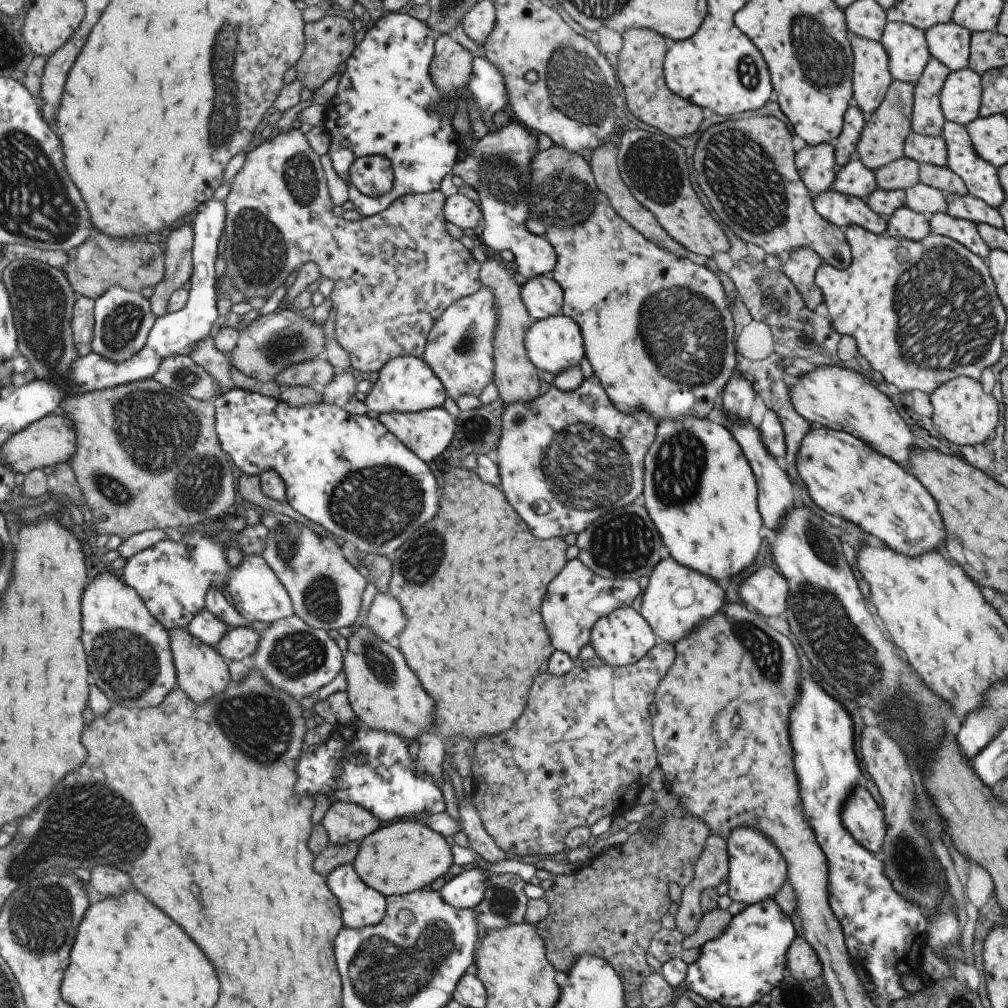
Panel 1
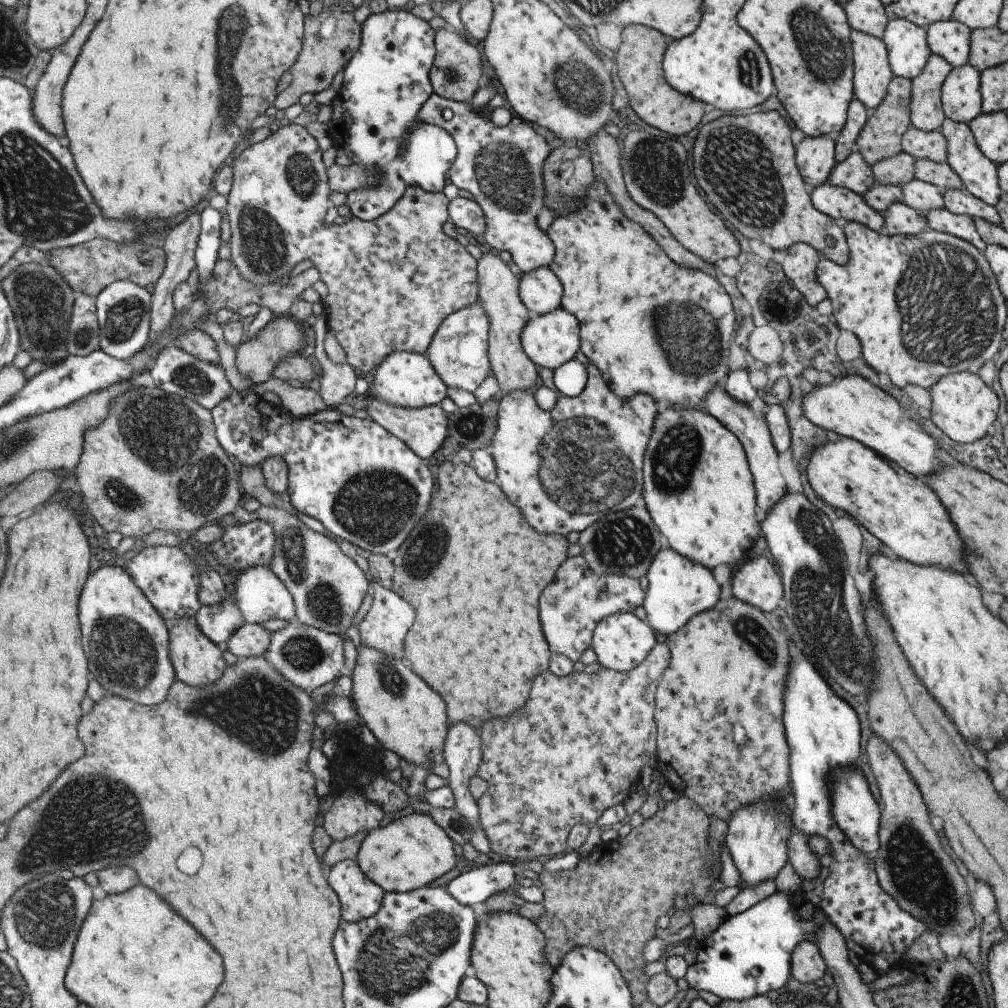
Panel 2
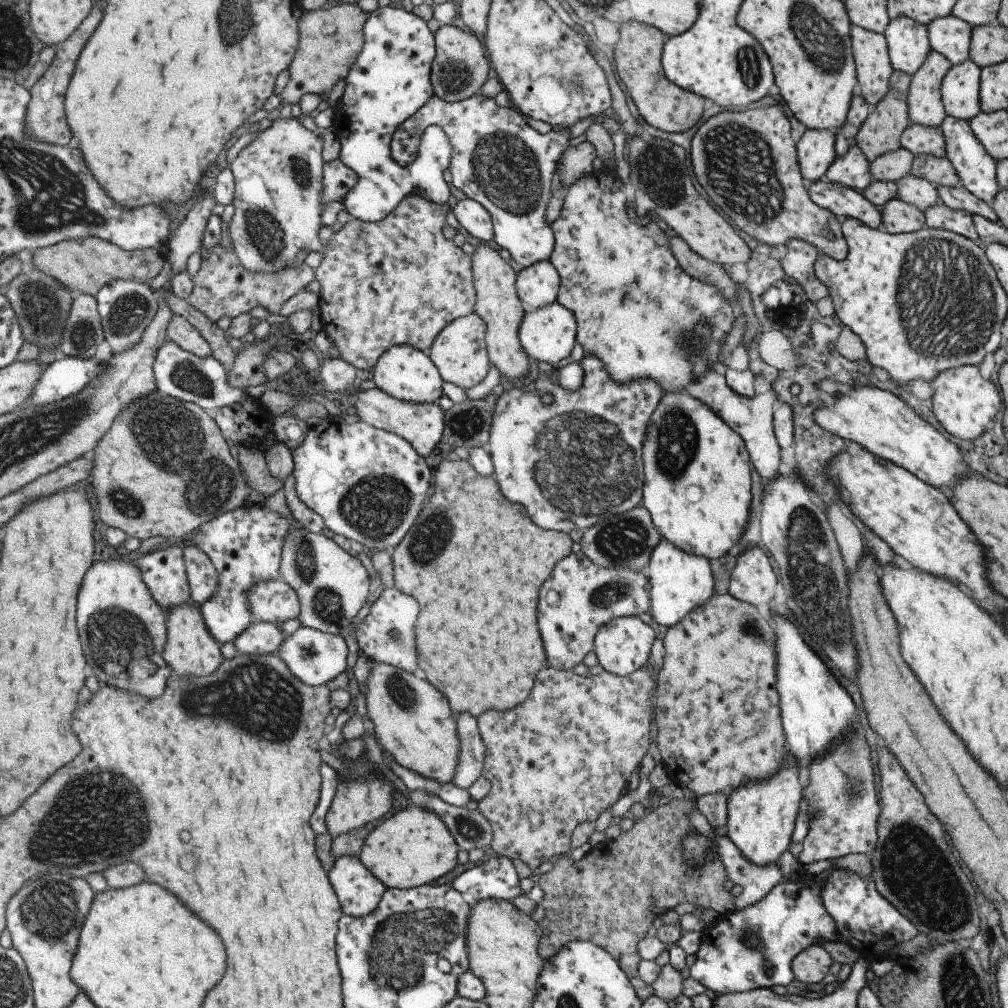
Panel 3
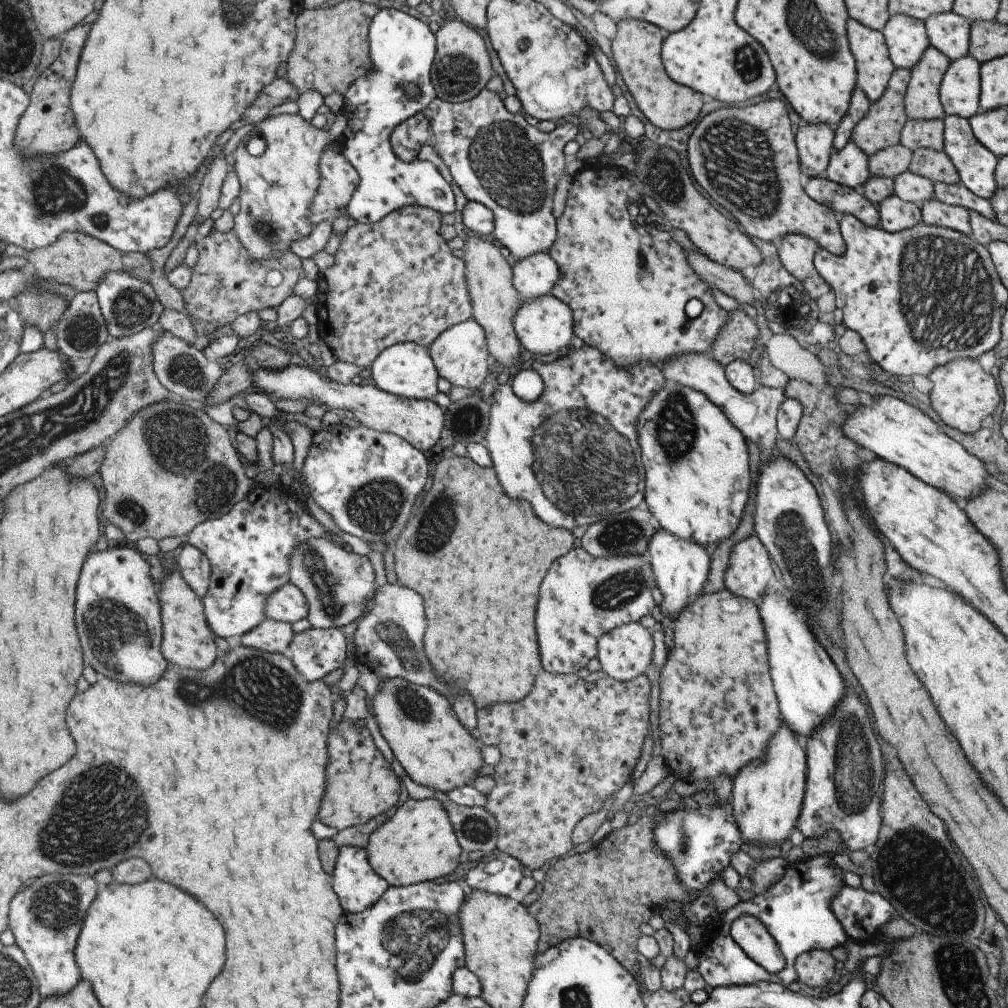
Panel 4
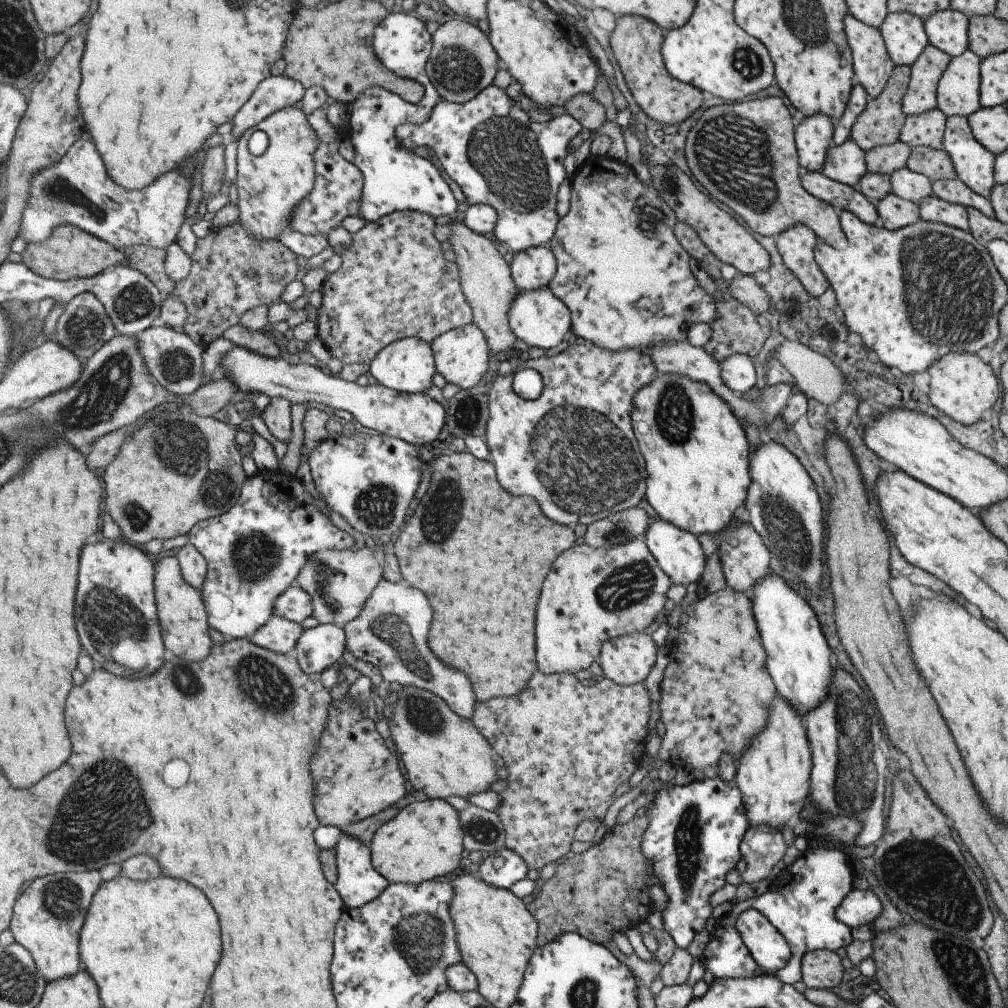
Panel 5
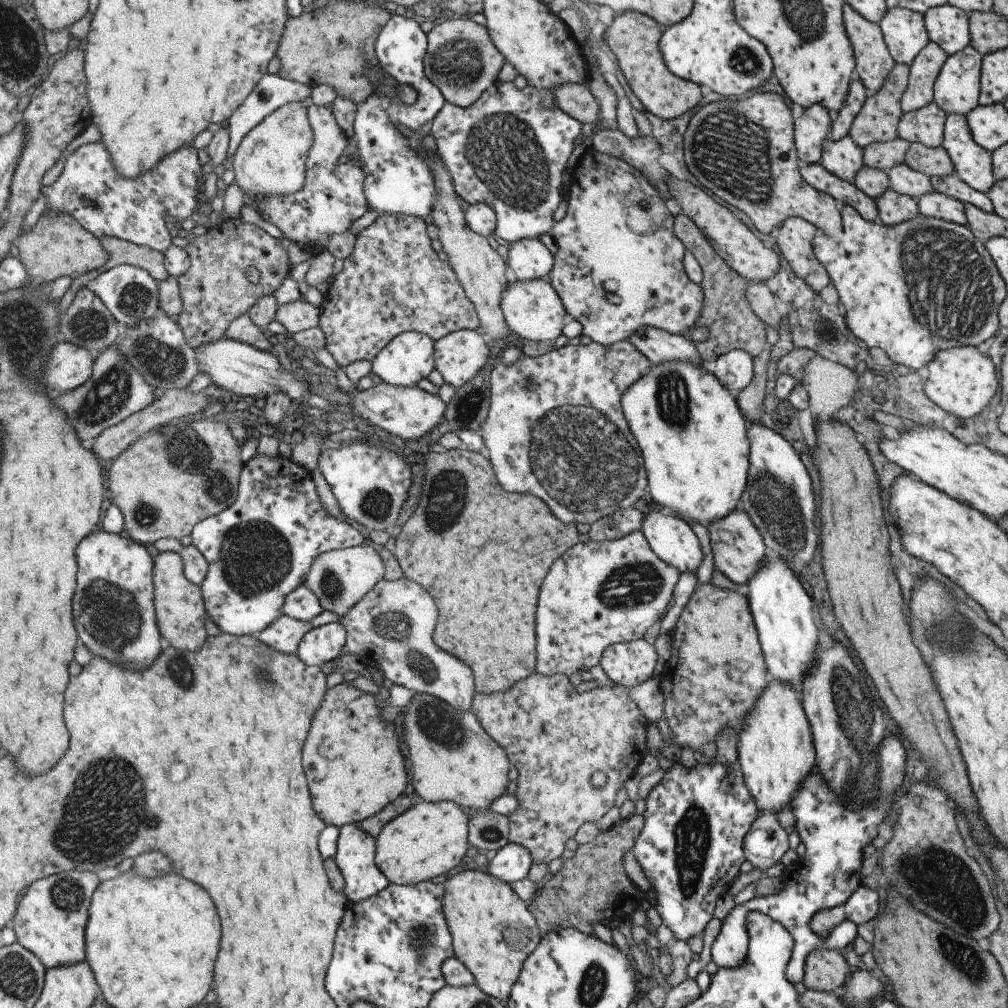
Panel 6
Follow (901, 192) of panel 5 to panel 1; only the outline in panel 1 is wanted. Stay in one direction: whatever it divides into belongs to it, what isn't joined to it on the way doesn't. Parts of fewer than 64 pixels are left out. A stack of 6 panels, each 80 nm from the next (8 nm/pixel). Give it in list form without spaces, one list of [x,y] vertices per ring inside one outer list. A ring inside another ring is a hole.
[[[915,183],[904,190],[904,205],[918,213],[930,216],[946,212],[945,194],[936,188]]]

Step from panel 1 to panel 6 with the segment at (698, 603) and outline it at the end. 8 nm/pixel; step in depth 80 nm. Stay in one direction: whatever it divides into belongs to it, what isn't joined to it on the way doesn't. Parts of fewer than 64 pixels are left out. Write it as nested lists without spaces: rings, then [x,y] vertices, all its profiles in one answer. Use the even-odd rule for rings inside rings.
[[[650,510],[644,514],[640,531],[648,547],[664,563],[675,567],[680,573],[695,571],[701,561],[697,536],[684,520]]]

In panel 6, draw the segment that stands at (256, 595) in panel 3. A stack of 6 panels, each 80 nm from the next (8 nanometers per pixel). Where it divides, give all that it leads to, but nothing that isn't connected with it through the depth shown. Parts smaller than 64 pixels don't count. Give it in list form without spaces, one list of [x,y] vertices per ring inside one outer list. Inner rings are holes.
[[[305,584],[294,588],[294,590],[286,596],[286,600],[282,606],[283,615],[300,621],[309,621],[322,611],[317,597]]]

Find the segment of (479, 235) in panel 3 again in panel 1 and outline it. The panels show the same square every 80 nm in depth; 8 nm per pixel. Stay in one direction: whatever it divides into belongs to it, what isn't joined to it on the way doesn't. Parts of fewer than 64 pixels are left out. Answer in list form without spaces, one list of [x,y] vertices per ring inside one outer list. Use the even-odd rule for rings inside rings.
[[[458,193],[444,200],[443,214],[446,221],[455,224],[461,230],[475,228],[482,218],[481,211],[473,201]]]

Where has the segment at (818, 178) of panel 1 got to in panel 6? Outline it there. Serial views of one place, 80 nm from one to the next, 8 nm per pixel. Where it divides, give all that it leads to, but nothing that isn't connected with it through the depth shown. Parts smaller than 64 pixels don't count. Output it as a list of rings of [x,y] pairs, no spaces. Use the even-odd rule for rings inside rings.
[[[815,103],[810,107],[805,107],[801,116],[794,120],[794,145],[799,160],[803,160],[803,162],[806,162],[807,164],[819,163],[820,150],[823,140],[828,136],[831,117],[832,115],[829,114],[823,105]]]

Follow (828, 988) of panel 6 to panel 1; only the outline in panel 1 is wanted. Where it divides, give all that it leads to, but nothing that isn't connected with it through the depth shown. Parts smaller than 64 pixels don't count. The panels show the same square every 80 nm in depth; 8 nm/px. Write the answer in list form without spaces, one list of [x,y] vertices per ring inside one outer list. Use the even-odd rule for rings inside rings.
[[[795,936],[786,952],[787,974],[796,981],[807,981],[822,975],[822,966],[811,945]]]

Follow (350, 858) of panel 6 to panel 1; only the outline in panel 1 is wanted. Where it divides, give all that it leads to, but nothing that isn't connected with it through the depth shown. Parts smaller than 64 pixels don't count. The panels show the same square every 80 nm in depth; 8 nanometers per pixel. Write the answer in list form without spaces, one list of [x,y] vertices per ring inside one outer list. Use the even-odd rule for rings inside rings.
[[[345,863],[334,868],[327,876],[327,888],[339,902],[345,926],[356,929],[372,925],[383,916],[386,897],[367,886],[352,864]]]

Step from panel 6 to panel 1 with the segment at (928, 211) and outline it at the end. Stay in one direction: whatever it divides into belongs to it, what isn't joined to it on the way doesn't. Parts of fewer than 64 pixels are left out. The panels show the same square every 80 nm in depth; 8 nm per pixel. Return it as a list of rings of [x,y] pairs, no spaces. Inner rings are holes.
[[[946,212],[933,213],[927,219],[931,233],[952,238],[985,260],[989,248],[981,240],[976,229],[977,224],[965,219],[953,218]]]

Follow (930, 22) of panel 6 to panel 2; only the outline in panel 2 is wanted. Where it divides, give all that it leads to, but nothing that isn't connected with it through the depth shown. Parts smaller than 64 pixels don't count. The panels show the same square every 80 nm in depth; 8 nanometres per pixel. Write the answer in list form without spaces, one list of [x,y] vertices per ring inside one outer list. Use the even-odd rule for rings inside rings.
[[[953,18],[935,21],[926,29],[926,43],[934,55],[953,67],[968,62],[971,29]]]

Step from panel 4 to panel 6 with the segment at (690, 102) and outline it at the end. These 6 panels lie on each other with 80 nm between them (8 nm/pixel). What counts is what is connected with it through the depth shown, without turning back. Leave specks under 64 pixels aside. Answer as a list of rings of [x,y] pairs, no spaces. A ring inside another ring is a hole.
[[[623,12],[613,16],[603,39],[615,55],[627,86],[643,109],[657,116],[659,120],[675,120],[679,114],[683,114],[699,102],[701,90],[698,84],[690,80],[681,80],[669,72],[658,48],[661,32],[662,28],[651,18],[637,12]]]

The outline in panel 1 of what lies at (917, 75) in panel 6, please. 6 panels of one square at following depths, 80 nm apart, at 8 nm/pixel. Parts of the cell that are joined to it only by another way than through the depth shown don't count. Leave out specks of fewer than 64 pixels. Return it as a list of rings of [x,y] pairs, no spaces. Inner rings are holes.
[[[933,57],[927,61],[912,94],[910,130],[925,136],[940,134],[946,121],[940,109],[940,90],[950,70]]]

